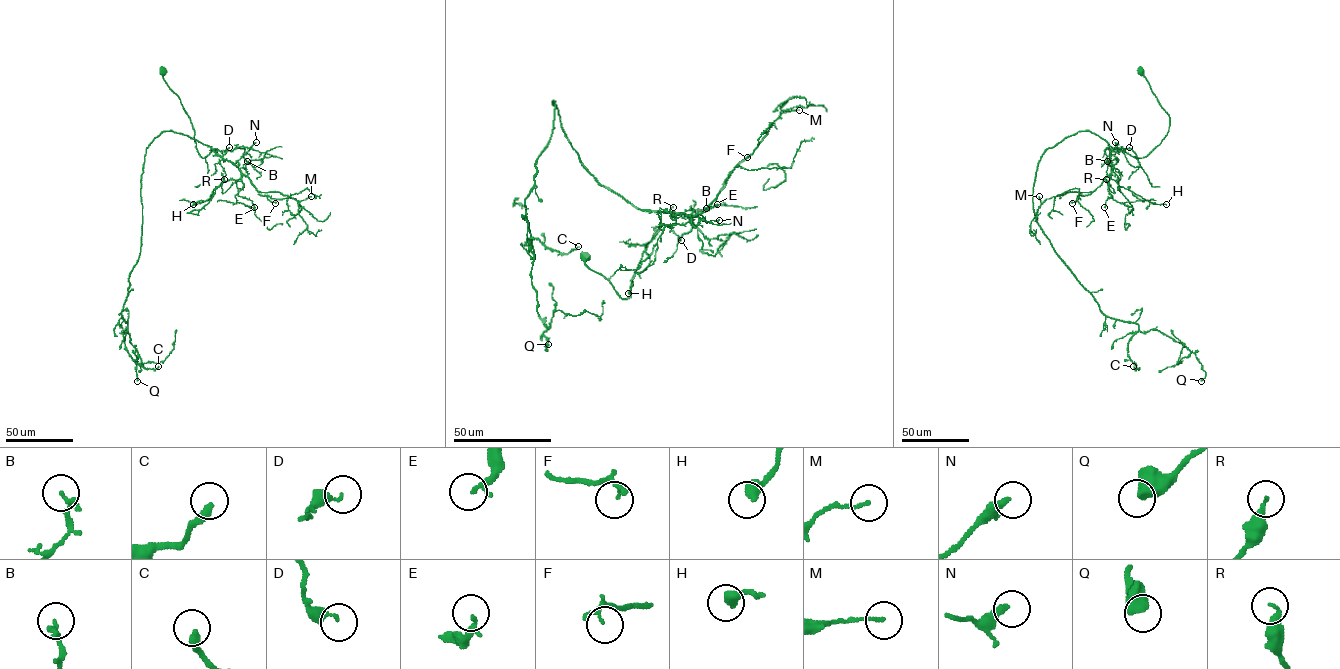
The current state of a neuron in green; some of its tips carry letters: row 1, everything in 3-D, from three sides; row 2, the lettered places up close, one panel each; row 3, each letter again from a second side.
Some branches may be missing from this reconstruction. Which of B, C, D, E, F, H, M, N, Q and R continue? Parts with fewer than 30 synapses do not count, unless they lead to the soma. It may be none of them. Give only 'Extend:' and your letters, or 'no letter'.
Extend: no letter

